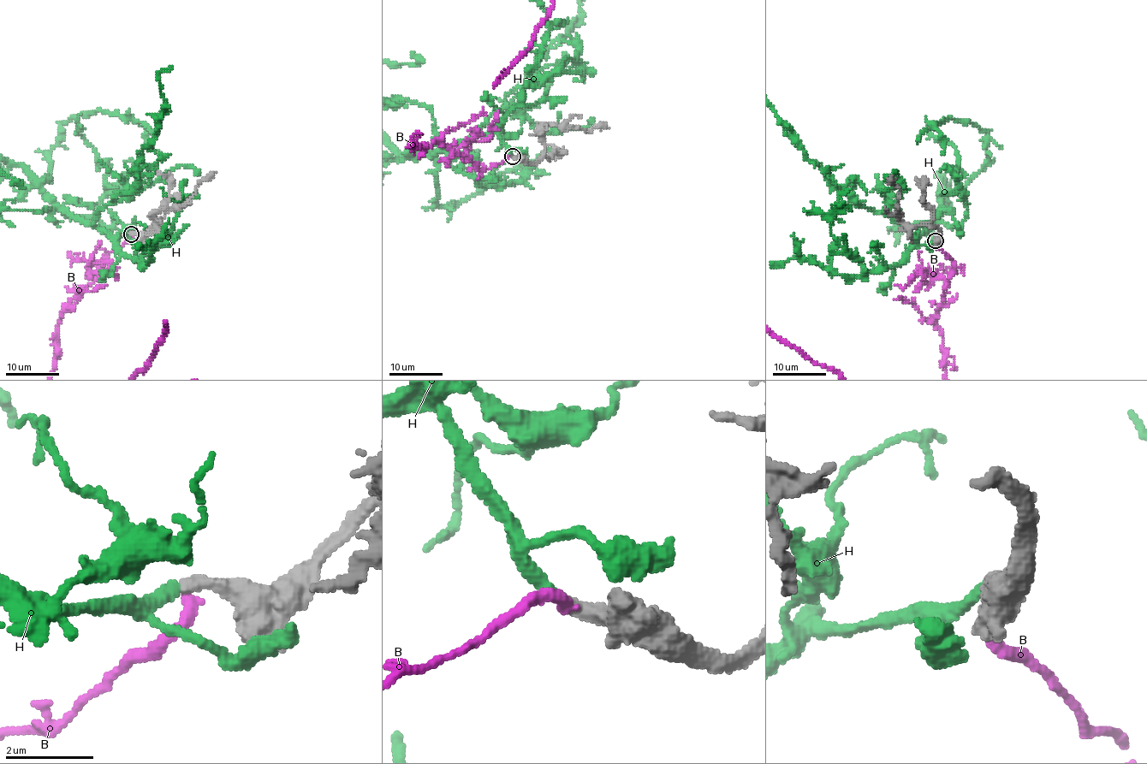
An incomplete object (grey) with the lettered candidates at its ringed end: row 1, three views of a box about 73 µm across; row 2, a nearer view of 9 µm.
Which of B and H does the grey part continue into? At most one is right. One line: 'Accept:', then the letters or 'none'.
Accept: H

